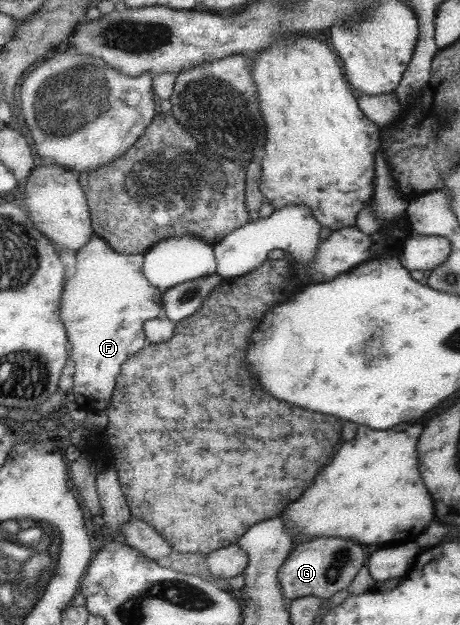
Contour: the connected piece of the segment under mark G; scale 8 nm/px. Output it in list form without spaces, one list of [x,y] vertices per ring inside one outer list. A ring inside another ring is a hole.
[[[316,537],[308,543],[294,547],[283,567],[279,569],[279,589],[282,589],[286,599],[314,596],[328,605],[328,599],[336,591],[348,587],[362,565],[364,565],[364,551],[356,543],[338,537]]]

